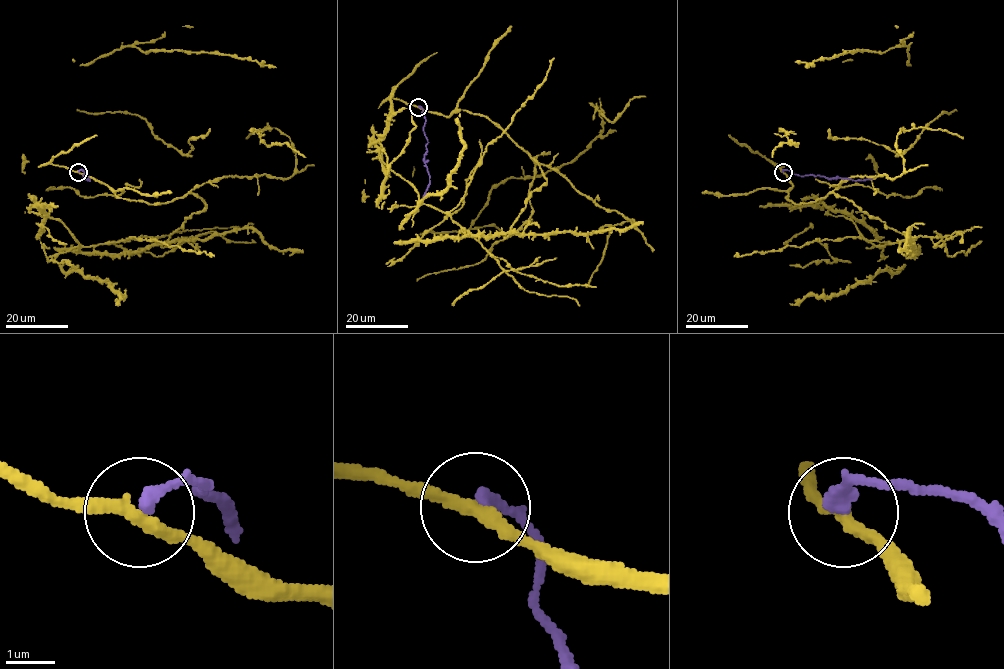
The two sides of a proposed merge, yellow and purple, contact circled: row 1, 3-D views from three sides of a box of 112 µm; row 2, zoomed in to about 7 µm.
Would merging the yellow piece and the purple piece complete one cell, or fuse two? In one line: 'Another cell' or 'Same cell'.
Another cell

